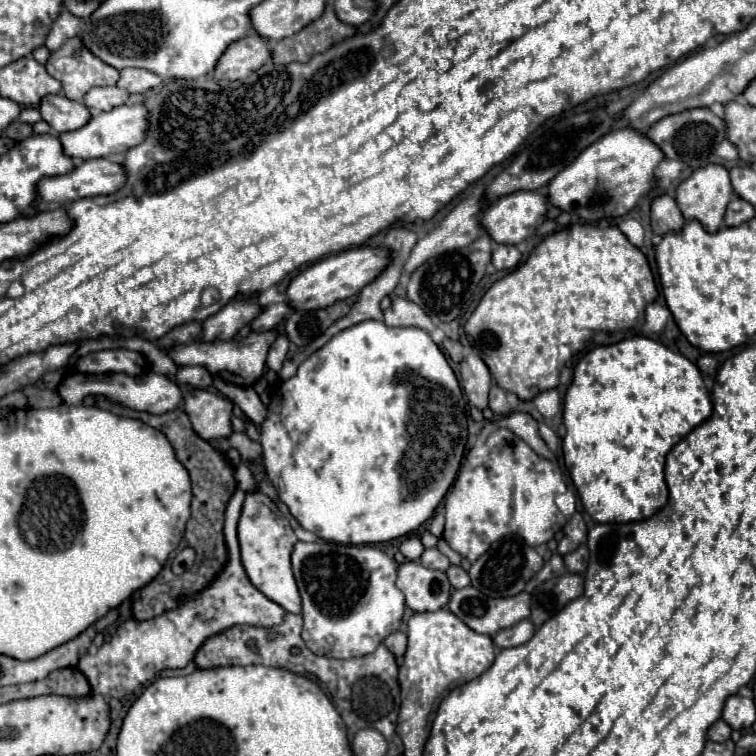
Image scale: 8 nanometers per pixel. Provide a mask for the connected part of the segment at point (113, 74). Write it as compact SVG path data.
M79 37L69 39L59 51L51 53L47 61L47 73L61 81L65 97L81 101L91 87L115 85L119 71L83 47Z

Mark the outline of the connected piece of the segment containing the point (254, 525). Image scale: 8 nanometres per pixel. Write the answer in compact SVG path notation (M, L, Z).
M253 491L245 495L237 533L239 533L239 547L241 547L241 563L251 583L271 601L279 603L285 611L301 613L301 597L289 561L297 537L293 533L289 519L277 509L277 505L267 495L263 495L261 491Z

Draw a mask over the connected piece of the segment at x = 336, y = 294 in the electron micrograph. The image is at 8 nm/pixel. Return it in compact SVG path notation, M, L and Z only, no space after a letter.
M353 247L335 255L329 255L305 271L301 271L287 287L287 303L293 311L311 311L325 309L335 301L357 295L367 283L371 283L385 267L389 265L389 253L385 249L369 249L369 247Z

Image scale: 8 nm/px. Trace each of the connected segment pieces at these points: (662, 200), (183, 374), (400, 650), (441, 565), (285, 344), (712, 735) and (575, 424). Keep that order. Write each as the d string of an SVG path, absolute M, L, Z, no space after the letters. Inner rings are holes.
M659 195L653 199L651 221L653 221L651 223L653 231L659 235L663 235L667 231L679 231L679 227L683 227L683 223L685 223L675 199L669 195Z
M193 365L193 367L183 367L177 371L177 379L181 383L189 383L193 387L201 387L201 389L207 389L211 387L213 383L213 373L207 369L207 367L201 367L201 365Z
M395 631L395 633L387 635L383 643L387 645L387 649L389 649L397 659L401 659L403 653L405 653L405 647L407 647L407 637L405 637L405 633Z
M431 547L431 549L425 549L423 555L421 555L421 565L427 567L427 569L439 569L439 571L447 571L449 567L449 559L445 555L439 553L439 549Z
M281 335L281 337L271 345L271 351L269 351L269 355L267 355L267 367L273 369L275 373L279 373L283 361L285 361L287 351L289 351L289 341Z
M719 719L719 721L715 721L715 723L709 727L707 737L709 737L711 741L719 741L719 743L723 743L723 741L727 741L727 739L731 737L731 727L729 727L723 719Z
M635 335L635 337L629 337L629 339L623 339L619 343L613 343L613 345L599 345L595 347L593 351L589 351L585 357L579 359L579 363L575 365L575 371L573 371L573 381L565 393L563 401L563 424L567 433L563 437L563 457L571 477L573 477L573 483L577 487L577 494L581 501L583 501L583 507L585 511L597 521L597 523L627 523L627 521L639 521L639 519L647 519L651 517L655 511L659 511L667 499L669 499L669 489L667 489L667 483L665 483L665 477L663 477L663 467L665 467L665 457L667 453L681 441L685 439L685 435L699 423L703 423L713 411L713 403L711 403L711 395L709 391L705 389L705 383L703 383L703 377L699 373L699 369L687 359L683 357L681 353L673 353L671 349L667 349L665 345L649 339L649 337L643 337L643 335Z

